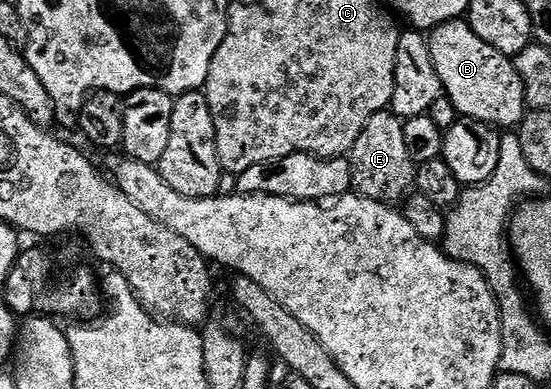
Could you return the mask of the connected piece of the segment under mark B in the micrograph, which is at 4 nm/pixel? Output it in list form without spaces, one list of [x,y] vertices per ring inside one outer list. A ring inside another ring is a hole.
[[[453,19],[451,23],[442,23],[429,32],[430,52],[432,53],[432,65],[436,65],[436,73],[442,82],[442,90],[445,98],[452,101],[459,116],[463,120],[475,123],[487,123],[495,129],[514,129],[521,123],[523,115],[528,108],[524,97],[524,85],[516,73],[511,56],[492,49],[476,33],[472,33],[470,24],[462,19]]]

